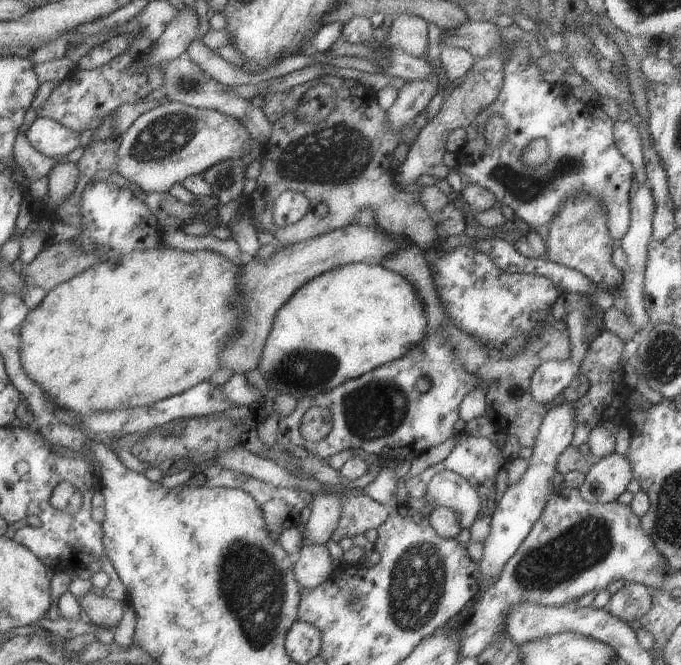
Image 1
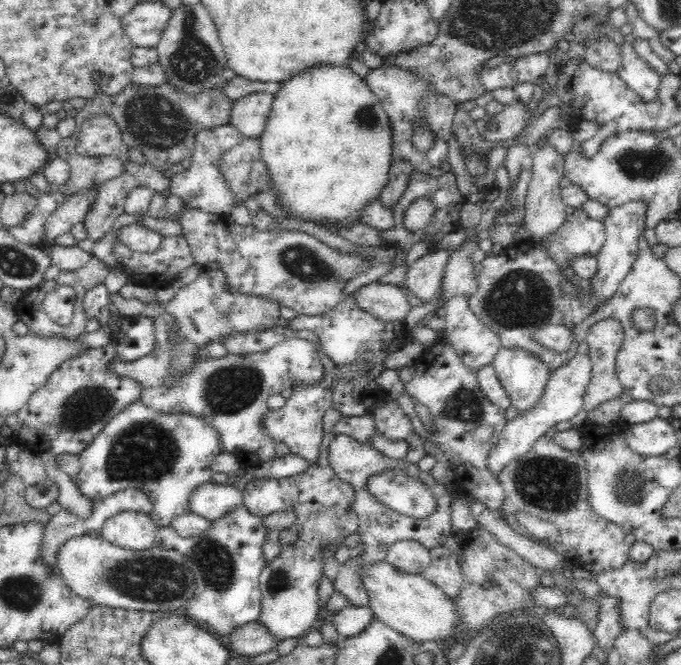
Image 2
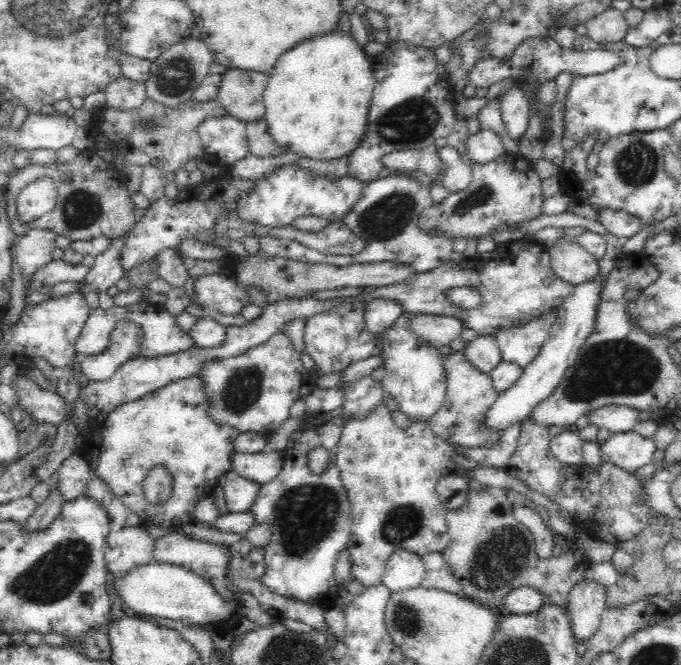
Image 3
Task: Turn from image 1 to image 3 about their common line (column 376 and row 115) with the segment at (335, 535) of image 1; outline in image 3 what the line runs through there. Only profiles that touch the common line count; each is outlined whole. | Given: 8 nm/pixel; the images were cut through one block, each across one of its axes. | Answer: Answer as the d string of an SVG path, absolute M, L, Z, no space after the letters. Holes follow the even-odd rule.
M512 86L498 96L501 104L502 118L507 133L521 140L528 128L528 98L521 88Z

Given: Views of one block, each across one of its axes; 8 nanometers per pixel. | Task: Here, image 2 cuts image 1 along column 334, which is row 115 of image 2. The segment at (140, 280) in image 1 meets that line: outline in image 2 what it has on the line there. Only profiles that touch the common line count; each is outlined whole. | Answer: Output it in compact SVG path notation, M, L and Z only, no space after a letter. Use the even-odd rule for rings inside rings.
M251 92L233 100L229 123L245 137L259 137L264 132L272 100L274 95L266 92Z

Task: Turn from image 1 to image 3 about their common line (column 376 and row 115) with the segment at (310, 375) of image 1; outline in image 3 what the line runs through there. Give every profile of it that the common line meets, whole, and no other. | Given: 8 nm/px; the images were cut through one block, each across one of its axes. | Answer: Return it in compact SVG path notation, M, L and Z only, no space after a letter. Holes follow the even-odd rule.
M337 26L330 32L298 42L292 50L276 60L263 92L264 119L271 139L289 152L297 152L314 160L334 160L350 154L362 142L366 130L366 114L376 82L372 63L350 31L339 30Z

